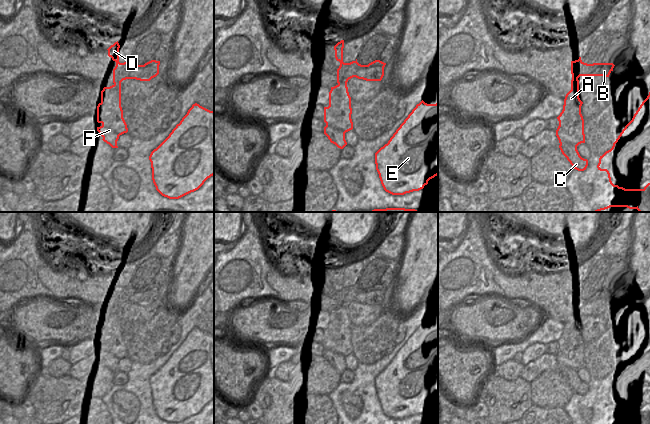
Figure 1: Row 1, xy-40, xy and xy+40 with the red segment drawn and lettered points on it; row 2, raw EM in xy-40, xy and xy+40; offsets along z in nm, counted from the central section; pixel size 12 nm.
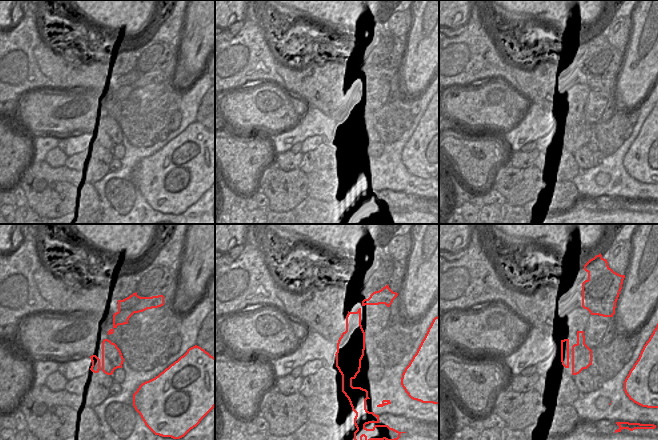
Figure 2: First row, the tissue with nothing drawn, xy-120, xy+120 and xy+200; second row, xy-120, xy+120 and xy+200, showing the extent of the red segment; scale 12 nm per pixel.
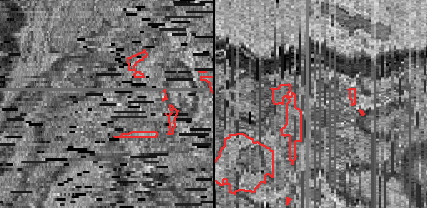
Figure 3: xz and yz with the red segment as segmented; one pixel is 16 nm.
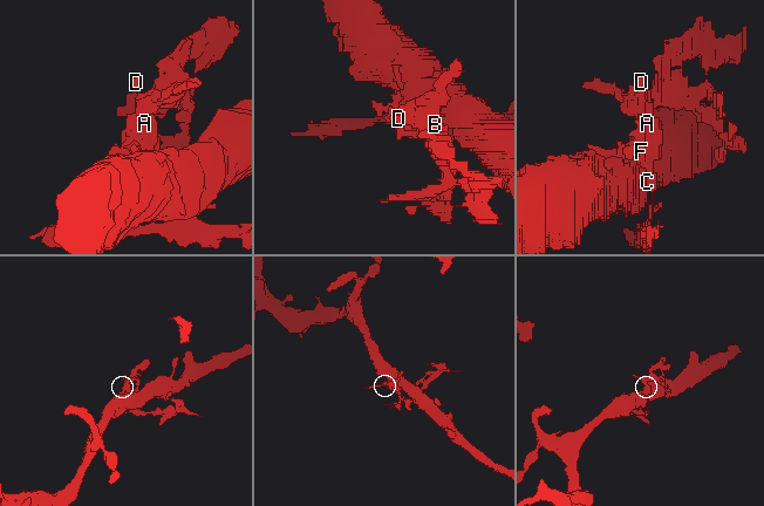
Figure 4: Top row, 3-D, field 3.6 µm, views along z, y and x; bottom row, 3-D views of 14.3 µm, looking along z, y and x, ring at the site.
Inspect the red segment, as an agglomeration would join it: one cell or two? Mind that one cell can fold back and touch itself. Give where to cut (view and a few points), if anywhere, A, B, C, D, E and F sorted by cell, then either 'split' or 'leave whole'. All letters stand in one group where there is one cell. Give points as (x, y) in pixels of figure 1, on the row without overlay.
no cut | A B C D E F | leave whole

